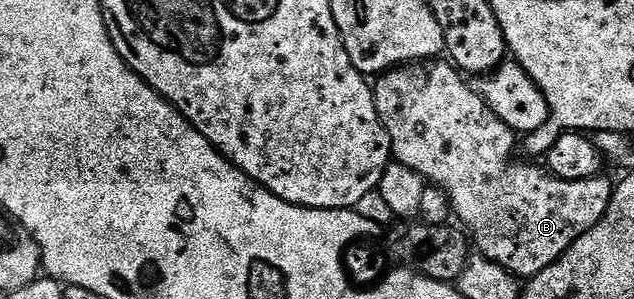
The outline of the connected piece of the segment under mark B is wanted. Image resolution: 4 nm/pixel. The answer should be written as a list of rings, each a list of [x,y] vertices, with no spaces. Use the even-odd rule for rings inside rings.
[[[442,57],[403,63],[385,73],[379,74],[376,82],[373,84],[378,116],[390,138],[390,149],[393,158],[408,169],[420,173],[423,179],[429,181],[447,195],[453,218],[455,220],[458,218],[459,221],[457,220],[457,222],[468,232],[477,254],[491,259],[496,265],[502,266],[505,270],[517,276],[519,280],[529,281],[534,276],[544,273],[544,269],[548,269],[548,265],[556,262],[573,243],[580,237],[584,237],[584,233],[588,233],[588,229],[592,229],[592,225],[596,225],[600,221],[600,217],[604,217],[604,213],[610,204],[610,199],[614,196],[615,184],[613,182],[609,183],[608,180],[604,179],[605,177],[586,180],[562,180],[555,175],[551,175],[545,166],[533,167],[530,163],[514,163],[514,147],[516,151],[515,132],[511,131],[508,125],[504,125],[504,121],[500,121],[500,117],[496,117],[496,113],[492,113],[490,106],[482,100],[481,94],[475,88],[473,91],[465,81],[467,82],[463,72],[459,71],[453,62],[447,61]]]

